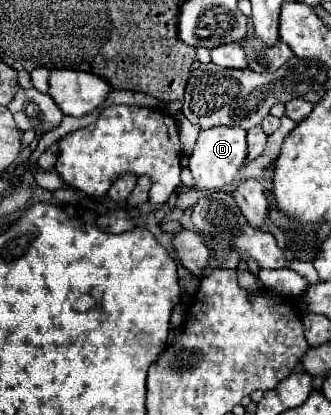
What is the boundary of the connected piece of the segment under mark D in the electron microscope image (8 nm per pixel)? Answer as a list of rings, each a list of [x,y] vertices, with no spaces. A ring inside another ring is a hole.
[[[212,126],[200,130],[196,148],[190,156],[190,172],[194,176],[196,190],[220,190],[226,184],[232,184],[238,170],[246,160],[246,130],[240,126]]]

